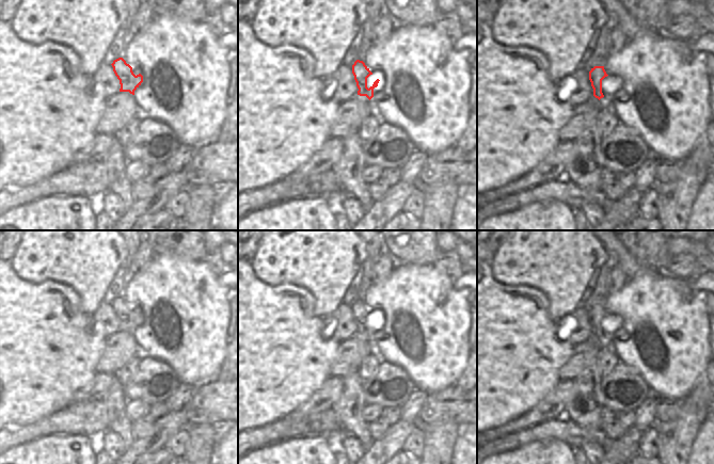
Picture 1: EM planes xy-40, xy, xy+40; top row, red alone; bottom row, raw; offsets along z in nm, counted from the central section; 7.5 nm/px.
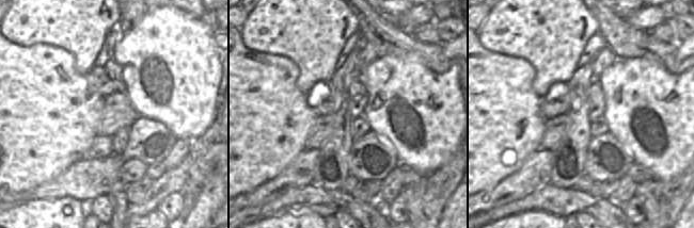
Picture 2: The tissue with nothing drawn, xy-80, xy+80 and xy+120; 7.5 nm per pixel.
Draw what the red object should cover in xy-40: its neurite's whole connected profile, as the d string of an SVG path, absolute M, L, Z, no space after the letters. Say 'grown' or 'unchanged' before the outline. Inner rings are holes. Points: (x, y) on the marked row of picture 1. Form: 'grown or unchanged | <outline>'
unchanged | M123 58L114 60L111 65L115 76L120 80L120 92L129 92L134 95L134 91L143 82L143 76L141 74L136 76L132 71L132 67L127 64Z

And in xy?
grown | M360 60L352 65L352 74L359 89L358 95L366 96L370 100L374 97L374 89L378 86L380 80Z

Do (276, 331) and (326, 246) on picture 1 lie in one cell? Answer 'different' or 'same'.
different

